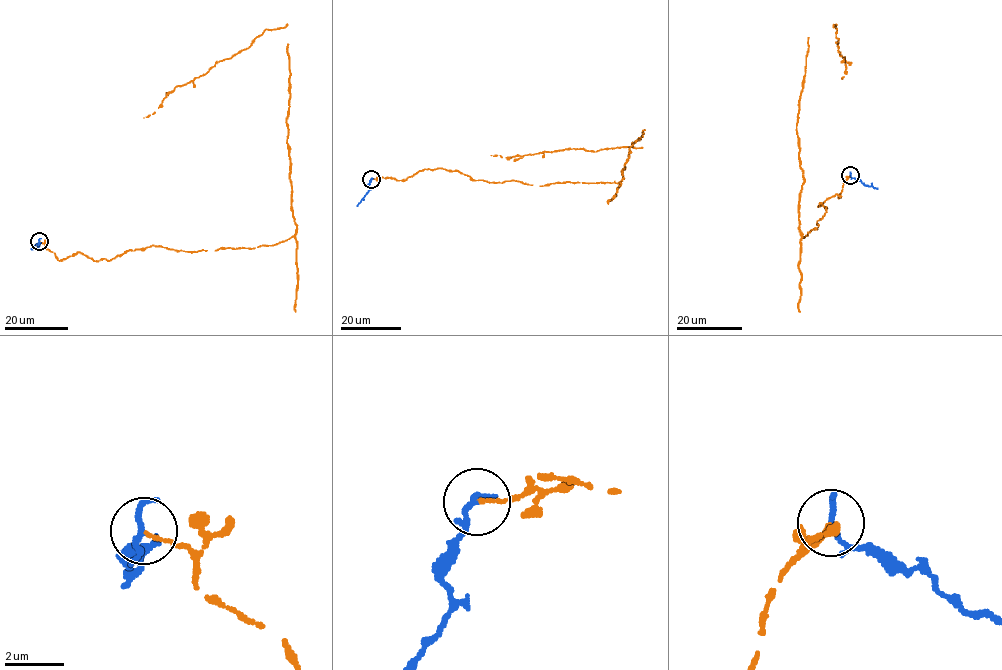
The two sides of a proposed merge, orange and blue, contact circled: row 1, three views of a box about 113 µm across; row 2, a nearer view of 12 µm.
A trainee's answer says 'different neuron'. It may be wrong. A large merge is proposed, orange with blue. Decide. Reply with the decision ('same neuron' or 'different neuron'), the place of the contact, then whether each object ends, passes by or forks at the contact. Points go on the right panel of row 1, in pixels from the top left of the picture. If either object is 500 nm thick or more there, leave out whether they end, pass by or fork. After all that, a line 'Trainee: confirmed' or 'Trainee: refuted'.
different neuron | (850, 175) | orange ends | blue passes by
Trainee: confirmed

